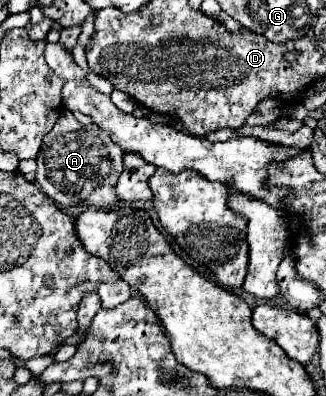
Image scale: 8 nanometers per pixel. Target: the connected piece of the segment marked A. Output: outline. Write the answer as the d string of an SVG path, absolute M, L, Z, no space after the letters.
M64 111L52 131L44 137L40 157L36 157L36 183L64 211L82 209L116 209L120 203L116 195L116 181L122 173L122 151L112 145L108 133L98 125L80 125L70 111Z

